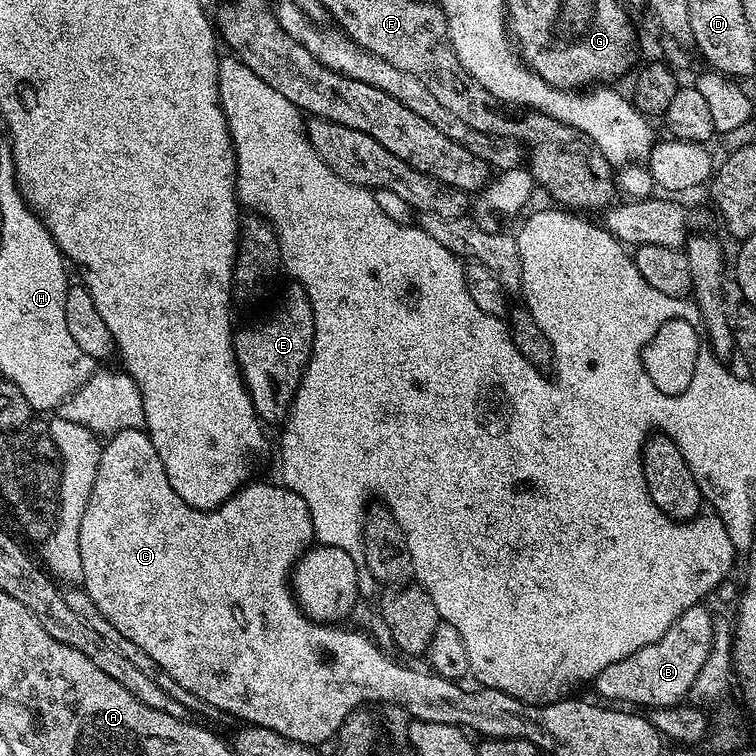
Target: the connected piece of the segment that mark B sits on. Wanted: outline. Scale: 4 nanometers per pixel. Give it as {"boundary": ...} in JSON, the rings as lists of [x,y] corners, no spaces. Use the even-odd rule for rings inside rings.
{"boundary":[[[707,603],[690,604],[679,619],[673,621],[670,630],[650,646],[627,656],[622,662],[609,668],[595,681],[594,687],[601,701],[615,702],[620,706],[641,704],[644,710],[675,708],[683,696],[692,691],[698,672],[711,656],[714,642],[714,612],[707,608]],[[617,700],[617,701],[616,701]]]}

